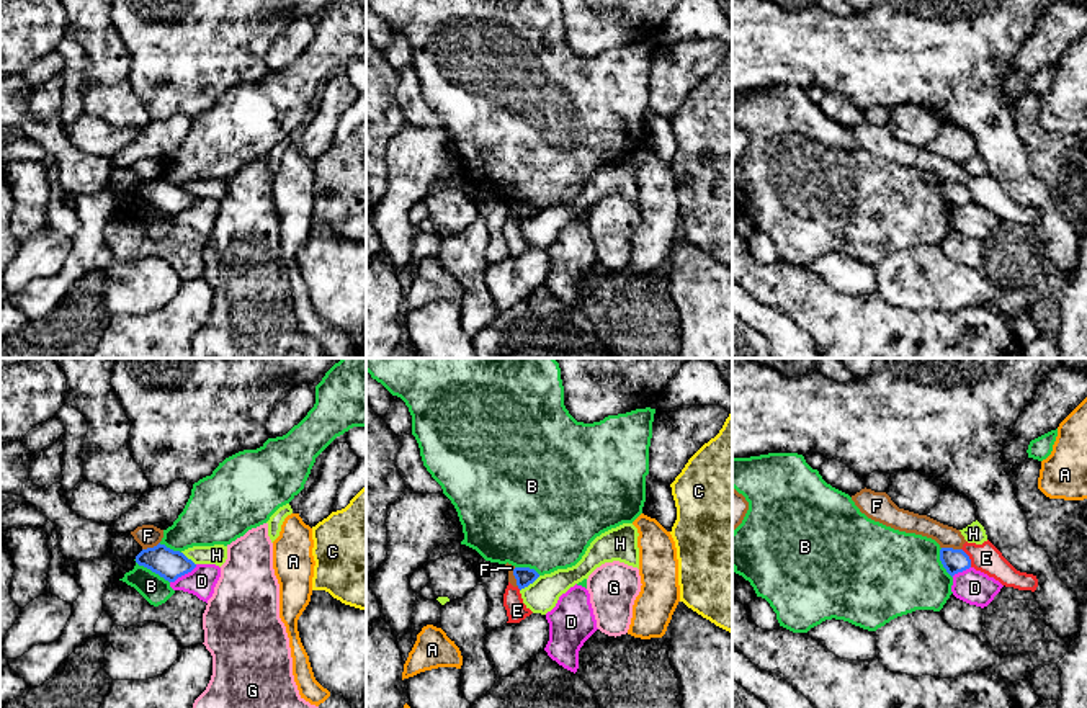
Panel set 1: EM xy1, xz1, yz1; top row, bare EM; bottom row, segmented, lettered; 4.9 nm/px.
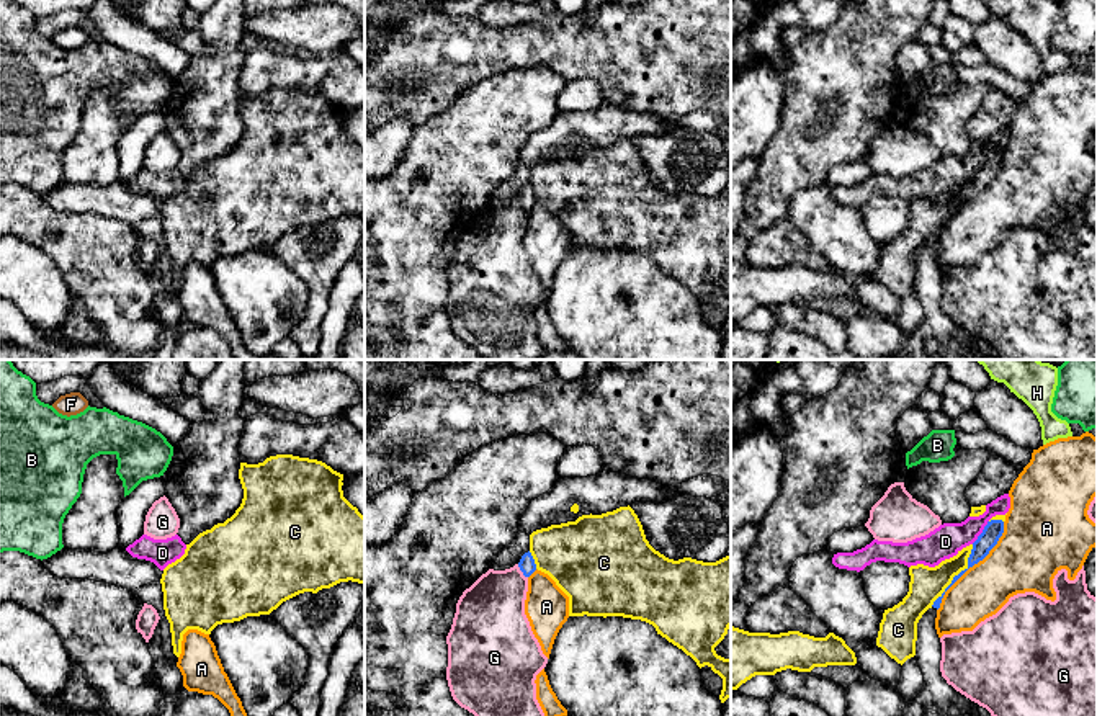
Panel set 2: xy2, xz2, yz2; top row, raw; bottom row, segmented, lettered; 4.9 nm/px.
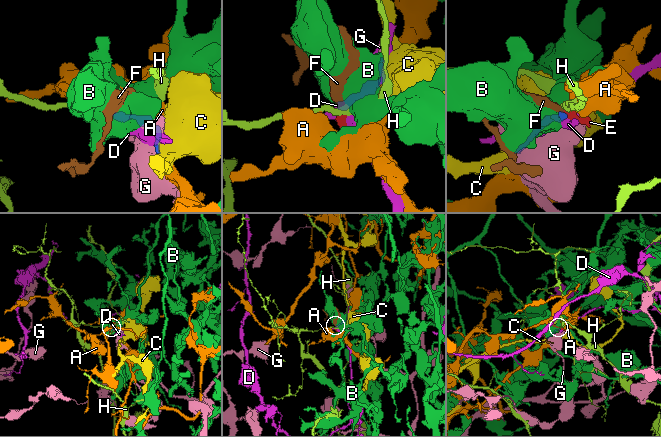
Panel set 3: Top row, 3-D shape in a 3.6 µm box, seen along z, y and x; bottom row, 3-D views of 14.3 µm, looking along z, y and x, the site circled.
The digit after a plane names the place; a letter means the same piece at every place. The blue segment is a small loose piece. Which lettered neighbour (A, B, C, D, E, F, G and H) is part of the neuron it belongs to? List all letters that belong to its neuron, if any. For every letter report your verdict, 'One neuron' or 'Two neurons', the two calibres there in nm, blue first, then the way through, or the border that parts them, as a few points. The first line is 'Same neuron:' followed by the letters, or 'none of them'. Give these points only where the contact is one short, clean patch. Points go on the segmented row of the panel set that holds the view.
Same neuron: none of them
A: Two neurons. Thickness 90 nm (blue) against 320 nm
B: Two neurons. Thickness 150 nm (blue) against 140 nm
C: Two neurons. Thickness 90 nm (blue) against 170 nm
D: Two neurons. Thickness 150 nm (blue) against 140 nm
E: Two neurons. Thickness 120 nm (blue) against 140 nm. Boundary: yz1 (961, 548), (971, 566)
F: Two neurons. Thickness 120 nm (blue) against 110 nm. Boundary: yz1 (942, 546), (960, 550)
G: Two neurons. Thickness 80 nm (blue) against 320 nm
H: Two neurons. Thickness 90 nm (blue) against 160 nm

